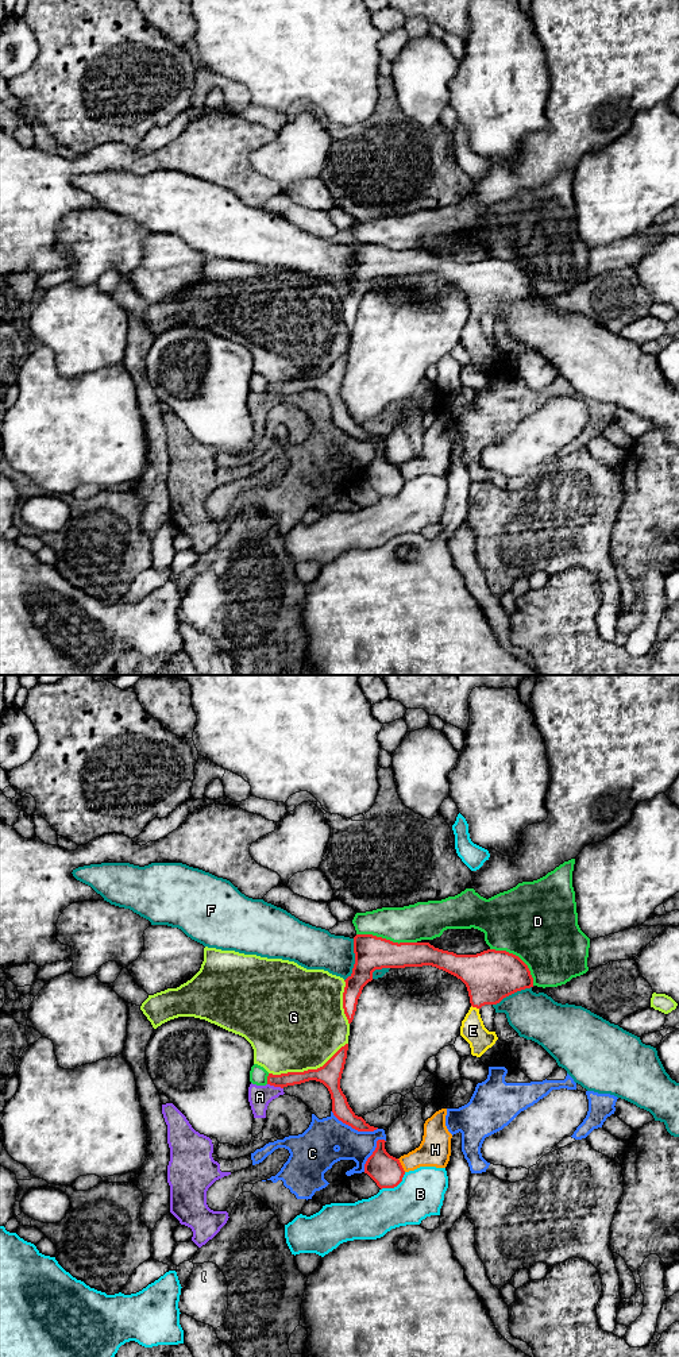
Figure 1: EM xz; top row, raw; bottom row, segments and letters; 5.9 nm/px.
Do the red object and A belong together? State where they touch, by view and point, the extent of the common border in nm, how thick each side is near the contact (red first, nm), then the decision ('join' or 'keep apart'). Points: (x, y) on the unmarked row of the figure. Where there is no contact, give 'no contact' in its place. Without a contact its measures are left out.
contact xz (276, 394); length 100 nm; calibres 80 and 140 nm; keep apart

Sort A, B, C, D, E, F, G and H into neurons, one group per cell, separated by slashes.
A C / B / D / E / F / G / H

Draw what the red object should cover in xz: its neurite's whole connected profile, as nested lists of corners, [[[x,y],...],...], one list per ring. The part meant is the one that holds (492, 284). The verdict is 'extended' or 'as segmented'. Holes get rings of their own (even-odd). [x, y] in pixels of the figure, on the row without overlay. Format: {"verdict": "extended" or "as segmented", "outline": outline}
{"verdict": "extended", "outline": [[[356,243],[354,262],[355,273],[352,282],[344,289],[343,301],[348,332],[352,331],[362,298],[373,289],[375,278],[432,274],[456,285],[467,296],[471,316],[462,329],[460,344],[477,366],[498,348],[495,340],[485,336],[479,317],[533,296],[528,274],[506,259],[487,258],[477,263],[456,263],[429,251],[398,252],[373,243]]]}

